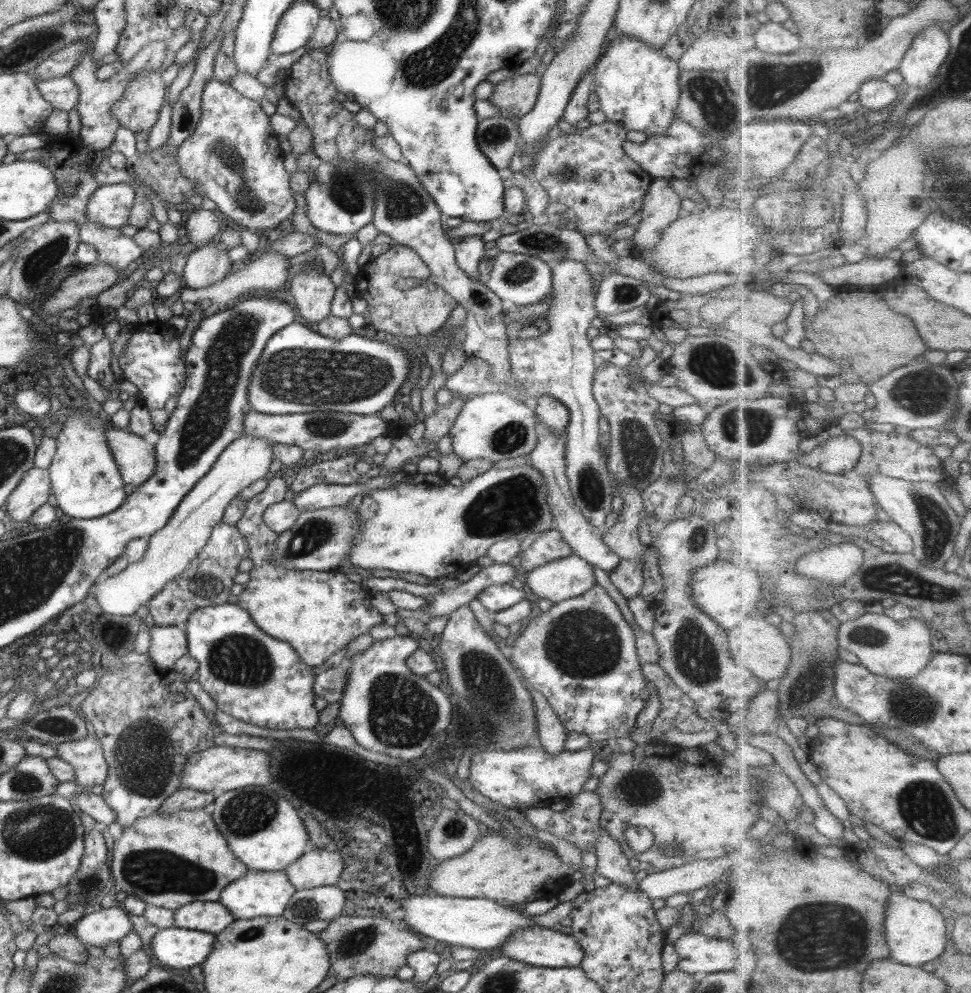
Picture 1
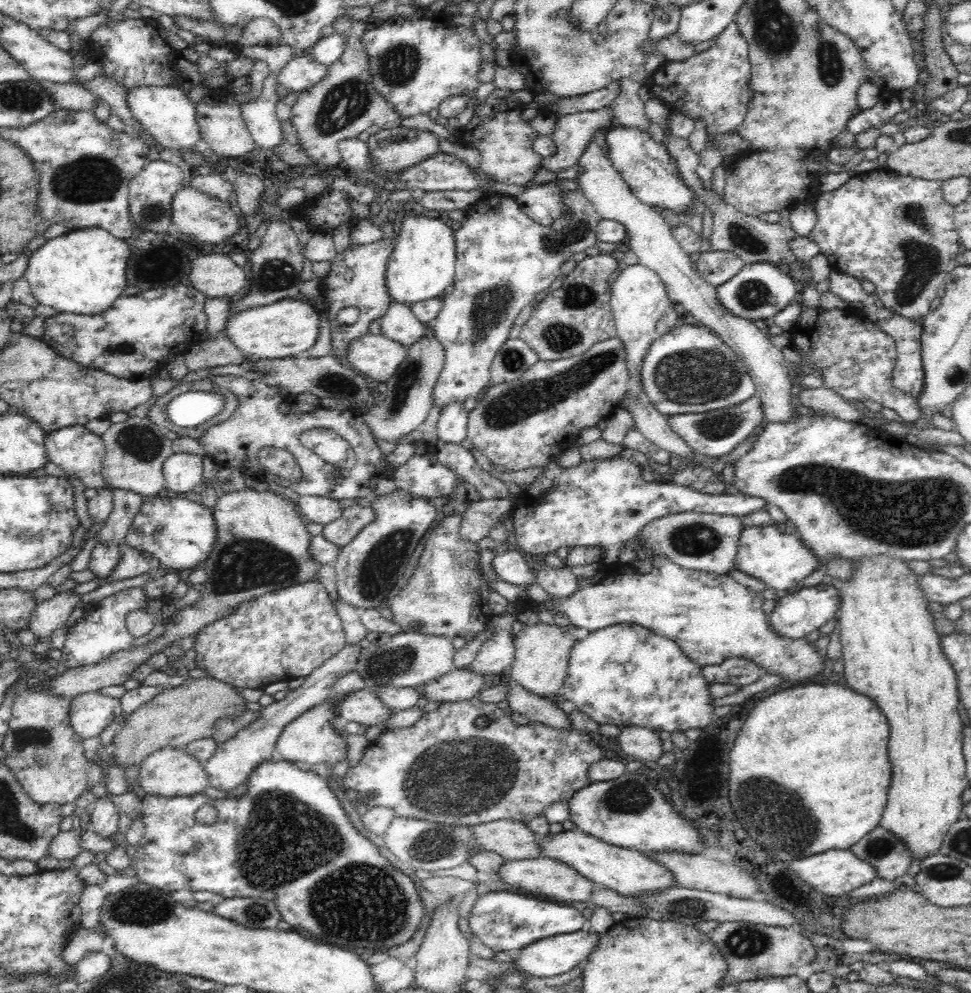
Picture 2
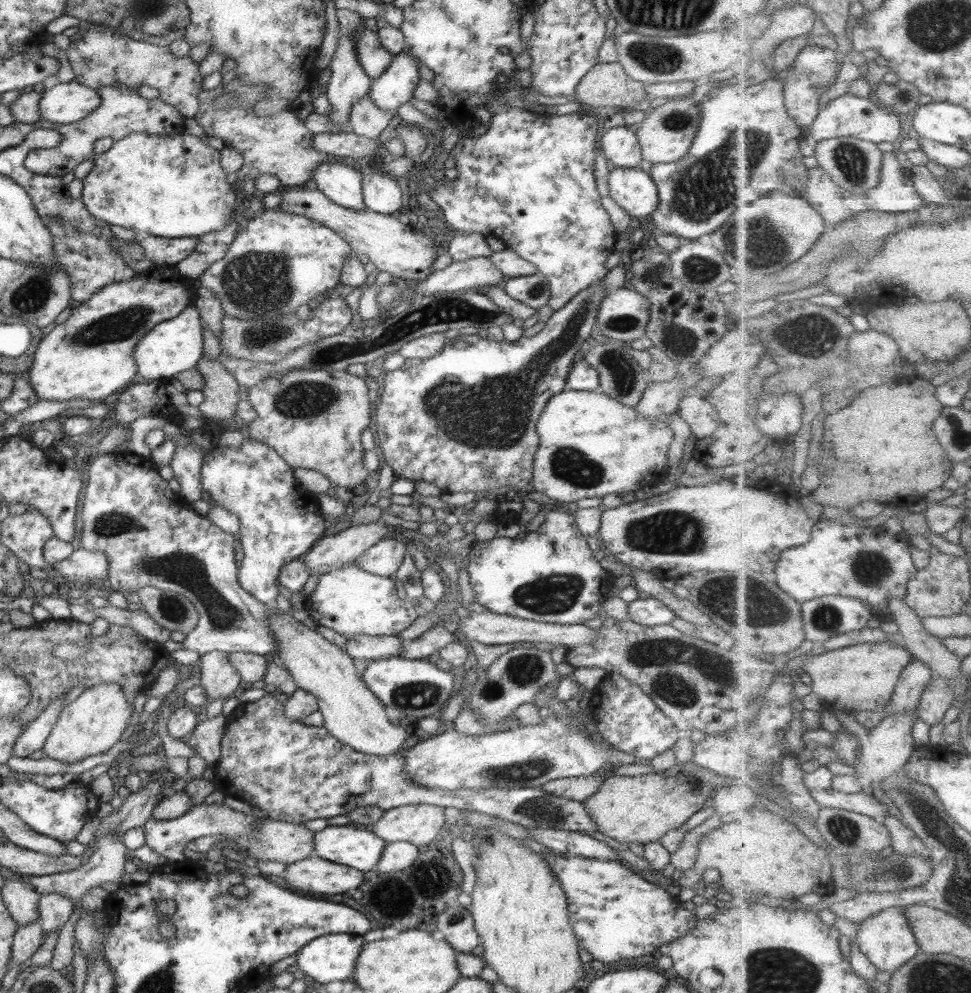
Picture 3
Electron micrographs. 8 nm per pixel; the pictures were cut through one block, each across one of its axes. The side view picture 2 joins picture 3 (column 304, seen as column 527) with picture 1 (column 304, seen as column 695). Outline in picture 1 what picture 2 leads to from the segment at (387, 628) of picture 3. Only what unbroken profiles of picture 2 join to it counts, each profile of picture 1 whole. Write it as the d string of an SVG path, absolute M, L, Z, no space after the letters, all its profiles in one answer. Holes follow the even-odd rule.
M270 475L266 490L247 500L248 506L240 521L237 522L237 528L248 542L248 559L253 561L254 568L250 570L250 580L244 585L245 590L239 595L237 604L246 610L262 631L272 638L290 643L302 662L311 667L318 667L324 665L333 655L336 655L338 650L347 647L347 644L352 642L354 638L369 633L374 626L384 624L385 621L384 616L370 602L374 594L365 590L361 584L350 582L340 570L338 572L299 571L286 569L280 563L272 562L279 534L270 530L263 522L263 515L269 506L276 504L276 502L286 501L290 497L289 485L286 484L284 478Z

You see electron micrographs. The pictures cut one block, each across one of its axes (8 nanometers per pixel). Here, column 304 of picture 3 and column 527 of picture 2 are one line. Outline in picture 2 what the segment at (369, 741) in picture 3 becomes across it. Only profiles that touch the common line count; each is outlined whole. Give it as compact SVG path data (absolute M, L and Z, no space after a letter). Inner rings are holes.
M541 622L535 625L524 625L515 636L516 654L511 665L510 679L542 698L559 694L567 675L570 652L578 641L573 635L575 628L576 626L571 624L568 628L562 628L555 624L546 625Z

